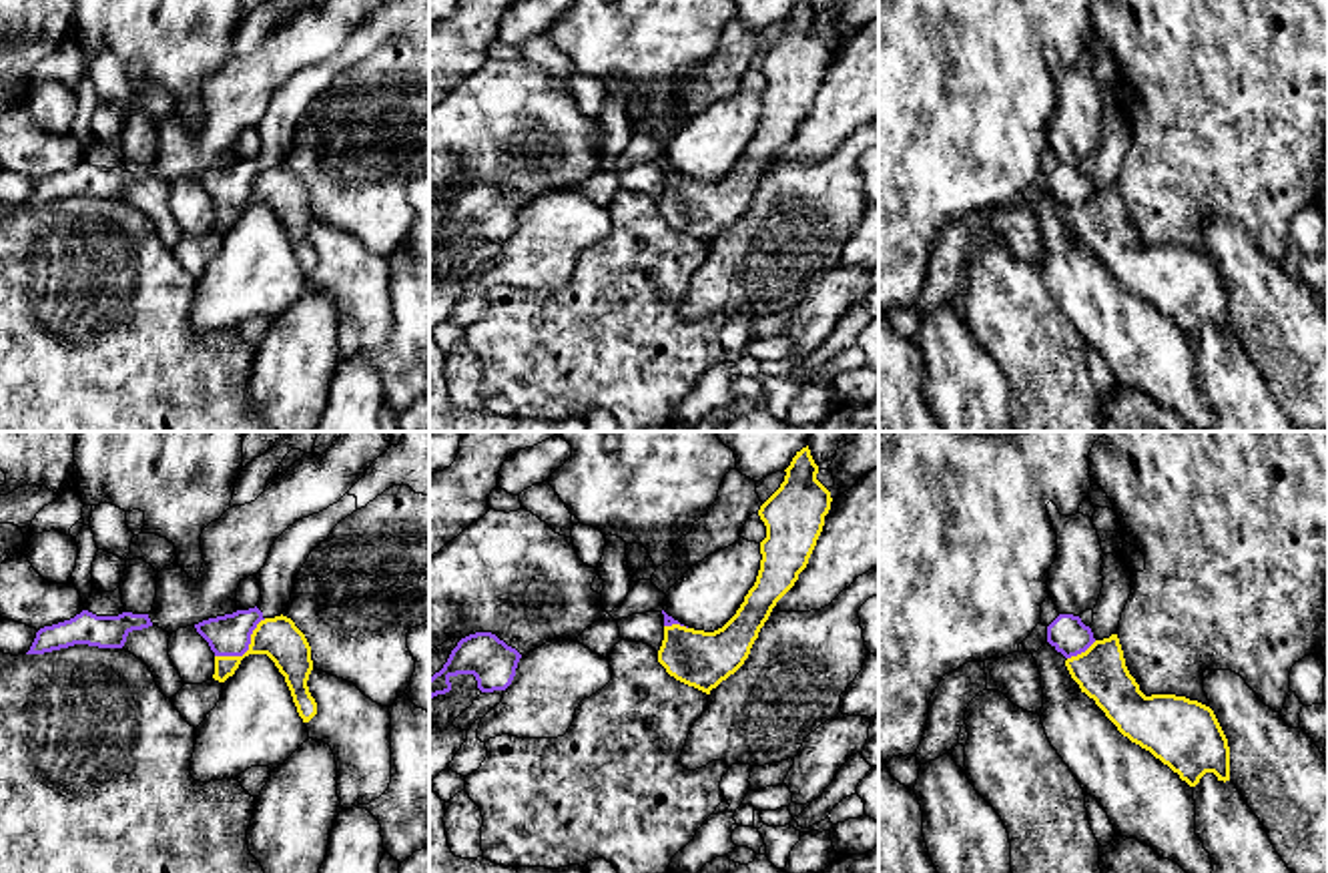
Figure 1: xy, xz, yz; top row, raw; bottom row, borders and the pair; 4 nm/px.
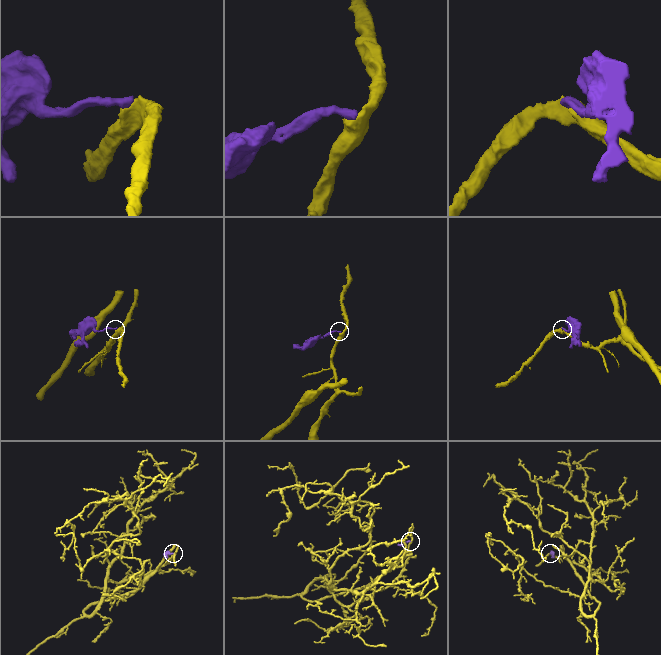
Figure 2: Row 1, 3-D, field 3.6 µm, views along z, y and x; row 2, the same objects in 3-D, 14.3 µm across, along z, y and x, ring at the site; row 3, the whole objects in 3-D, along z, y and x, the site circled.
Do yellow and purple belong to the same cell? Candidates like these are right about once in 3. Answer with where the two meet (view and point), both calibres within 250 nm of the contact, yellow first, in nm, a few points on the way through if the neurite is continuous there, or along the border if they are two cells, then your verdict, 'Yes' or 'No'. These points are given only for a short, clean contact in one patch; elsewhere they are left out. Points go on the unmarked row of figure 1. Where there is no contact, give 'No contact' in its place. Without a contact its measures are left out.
Touches yellow at xy (249, 199). Thickness 170 nm (yellow) against 170 nm. Boundary: xy (265, 169), (257, 175), (249, 197), (241, 205), (215, 207). No

